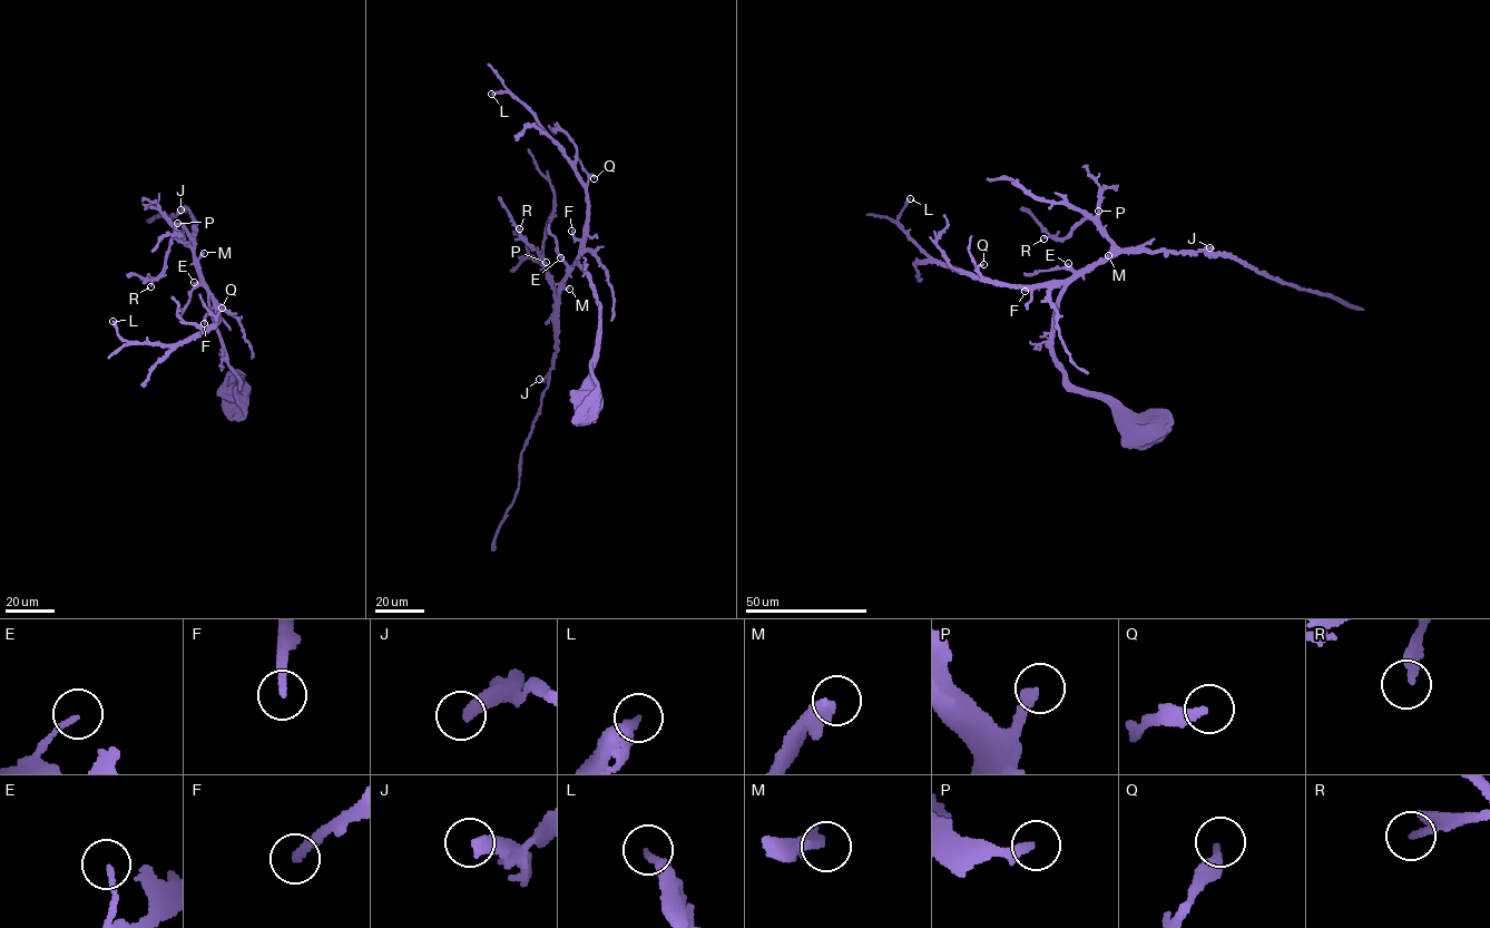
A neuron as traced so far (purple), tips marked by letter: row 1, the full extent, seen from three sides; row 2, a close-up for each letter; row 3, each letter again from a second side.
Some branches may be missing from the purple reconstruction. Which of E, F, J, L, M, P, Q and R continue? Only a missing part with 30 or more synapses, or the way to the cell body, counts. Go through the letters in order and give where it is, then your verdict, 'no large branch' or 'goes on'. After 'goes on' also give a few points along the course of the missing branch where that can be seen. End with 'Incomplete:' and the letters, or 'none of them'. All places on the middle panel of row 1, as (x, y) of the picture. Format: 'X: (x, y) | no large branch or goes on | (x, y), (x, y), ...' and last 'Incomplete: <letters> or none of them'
E: (560, 257) | no large branch
F: (571, 231) | no large branch
J: (539, 379) | no large branch
L: (491, 94) | no large branch
M: (569, 289) | no large branch
P: (546, 262) | no large branch
Q: (594, 178) | no large branch
R: (519, 228) | no large branch
Incomplete: none of them

